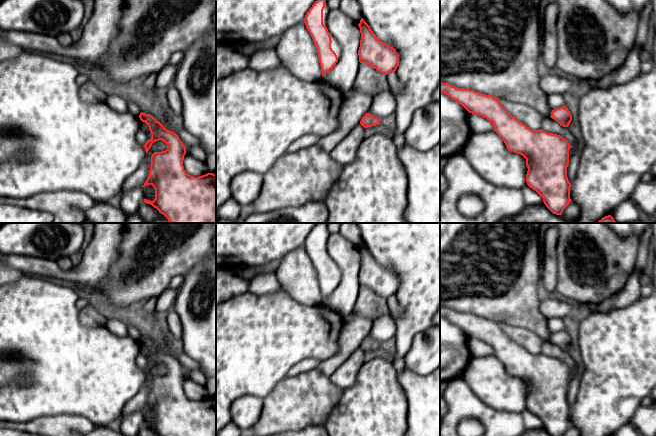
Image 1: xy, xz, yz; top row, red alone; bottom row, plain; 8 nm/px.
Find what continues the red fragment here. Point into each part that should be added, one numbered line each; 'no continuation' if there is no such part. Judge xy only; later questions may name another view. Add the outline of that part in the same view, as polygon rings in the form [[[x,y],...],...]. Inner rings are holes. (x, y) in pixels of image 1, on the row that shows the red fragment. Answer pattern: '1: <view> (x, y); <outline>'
no continuation

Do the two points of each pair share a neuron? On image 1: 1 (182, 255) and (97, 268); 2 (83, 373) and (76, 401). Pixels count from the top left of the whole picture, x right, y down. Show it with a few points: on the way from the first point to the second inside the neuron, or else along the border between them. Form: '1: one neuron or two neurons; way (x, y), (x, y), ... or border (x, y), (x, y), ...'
1: two neurons; border (120, 244), (117, 258), (111, 265), (100, 287)
2: one neuron; way (76, 380), (76, 394)

